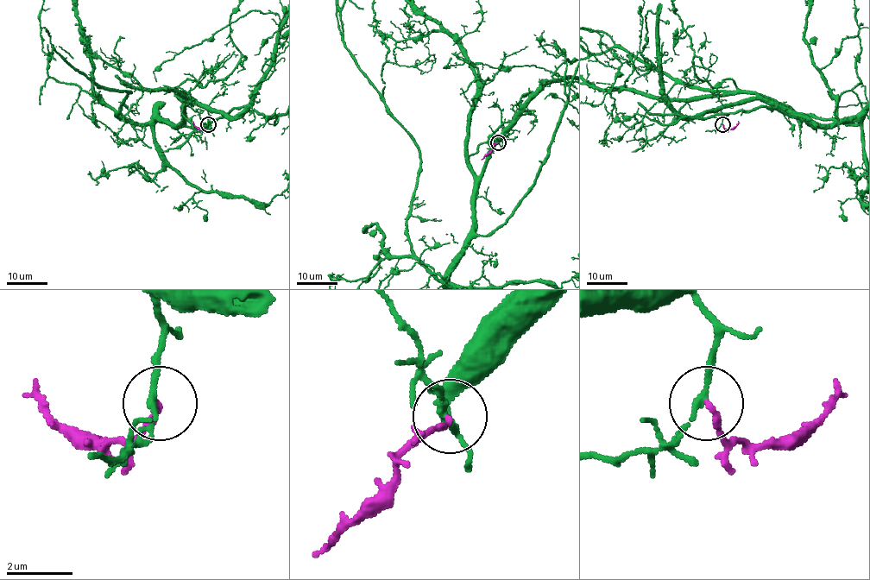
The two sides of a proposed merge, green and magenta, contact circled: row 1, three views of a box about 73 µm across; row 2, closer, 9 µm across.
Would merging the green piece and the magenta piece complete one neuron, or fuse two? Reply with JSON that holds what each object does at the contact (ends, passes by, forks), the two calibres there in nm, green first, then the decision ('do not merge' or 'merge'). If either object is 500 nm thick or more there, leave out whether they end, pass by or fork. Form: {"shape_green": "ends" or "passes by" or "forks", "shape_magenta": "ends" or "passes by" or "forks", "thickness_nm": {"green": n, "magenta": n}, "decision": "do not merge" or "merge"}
{"shape_green": "passes by", "shape_magenta": "ends", "thickness_nm": {"green": 170, "magenta": 180}, "decision": "merge"}

